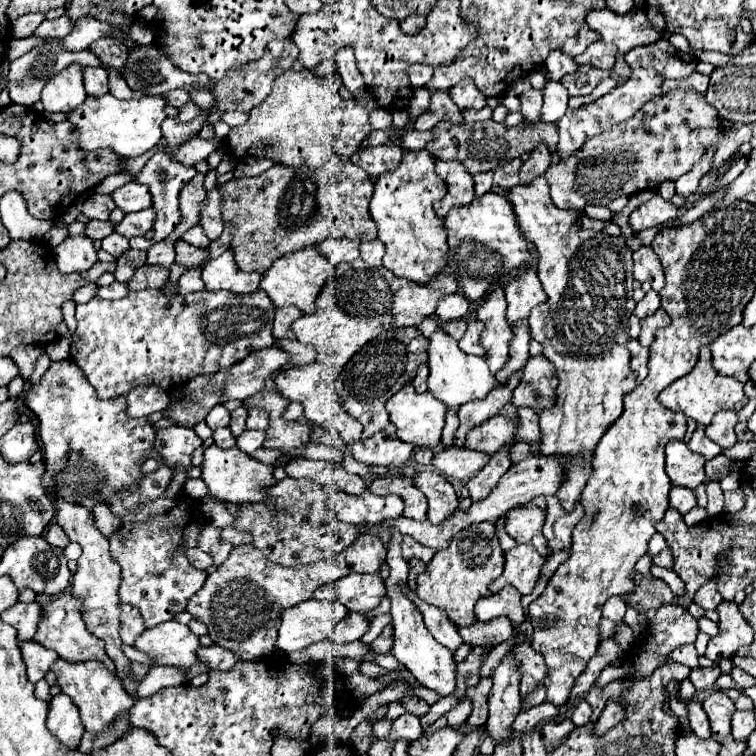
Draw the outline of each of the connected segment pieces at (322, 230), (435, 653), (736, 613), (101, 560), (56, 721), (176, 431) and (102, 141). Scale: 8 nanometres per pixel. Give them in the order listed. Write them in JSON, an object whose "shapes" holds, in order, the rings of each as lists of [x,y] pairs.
{"shapes":[[[[332,155],[332,159],[316,171],[312,171],[308,167],[292,169],[292,167],[284,167],[284,165],[274,165],[256,177],[232,179],[224,185],[218,185],[218,189],[222,195],[222,209],[220,209],[222,221],[224,221],[224,225],[226,223],[234,225],[230,249],[234,251],[236,265],[246,273],[258,271],[264,275],[270,269],[270,265],[274,263],[274,259],[284,257],[294,251],[300,251],[308,245],[318,245],[326,237],[348,237],[348,239],[360,239],[360,241],[376,239],[378,229],[368,211],[368,203],[372,199],[374,185],[366,171],[362,171],[360,167],[352,165],[350,161],[346,161],[344,157],[338,157],[338,155]]],[[[392,531],[388,557],[386,557],[386,563],[390,567],[390,577],[386,581],[386,589],[388,589],[388,597],[392,601],[390,613],[392,613],[392,625],[394,625],[392,655],[398,659],[398,663],[402,663],[416,677],[416,681],[422,687],[432,689],[438,695],[452,695],[456,689],[456,681],[454,681],[456,663],[452,659],[452,651],[448,651],[444,645],[436,643],[436,639],[432,639],[432,635],[428,635],[428,629],[424,627],[424,619],[420,619],[420,611],[416,611],[416,605],[412,605],[412,601],[406,599],[402,593],[402,587],[406,585],[406,579],[408,579],[410,565],[400,555],[400,539],[402,539],[402,535],[396,535],[396,531]]],[[[724,601],[716,611],[720,615],[720,633],[710,639],[705,656],[718,663],[732,657],[740,647],[750,645],[754,631],[734,601]]],[[[58,499],[58,525],[66,531],[68,539],[78,543],[82,547],[82,555],[78,557],[78,569],[72,577],[72,597],[82,599],[80,611],[82,611],[82,621],[86,623],[88,631],[102,639],[106,643],[106,653],[116,665],[116,675],[122,679],[130,695],[136,695],[138,683],[128,679],[126,675],[130,673],[130,661],[122,653],[122,643],[120,643],[120,611],[118,611],[118,587],[120,587],[120,567],[112,561],[110,551],[108,551],[108,539],[96,529],[94,519],[90,517],[86,507],[66,503],[64,499]]],[[[60,693],[50,701],[48,729],[64,747],[74,751],[78,749],[84,725],[80,723],[80,713],[76,711],[76,705],[68,695]]],[[[188,427],[160,429],[154,449],[162,455],[162,461],[174,469],[174,463],[182,463],[186,469],[192,463],[192,451],[202,445],[202,439]]],[[[108,93],[102,97],[88,97],[80,107],[68,113],[68,121],[78,129],[80,149],[94,151],[100,147],[108,147],[120,157],[138,157],[158,143],[160,123],[166,119],[164,105],[166,101],[162,97],[120,101]]]]}

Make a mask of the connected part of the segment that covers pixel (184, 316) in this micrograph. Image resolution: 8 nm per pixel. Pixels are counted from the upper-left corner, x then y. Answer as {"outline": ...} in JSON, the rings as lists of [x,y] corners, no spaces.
{"outline":[[[158,289],[130,291],[124,299],[92,299],[84,305],[76,305],[76,343],[70,349],[70,359],[80,365],[88,383],[104,399],[126,395],[136,385],[156,385],[170,393],[194,379],[196,375],[212,375],[220,369],[248,357],[252,351],[272,347],[272,315],[276,307],[264,291],[236,295],[228,291],[198,291],[186,297],[166,297]]]}

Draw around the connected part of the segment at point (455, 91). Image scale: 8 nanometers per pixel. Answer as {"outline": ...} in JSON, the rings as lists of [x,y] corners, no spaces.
{"outline":[[[464,79],[464,83],[458,83],[456,87],[452,87],[452,91],[448,91],[448,95],[462,111],[464,109],[482,109],[486,105],[484,95],[480,95],[480,91],[476,91],[476,87],[472,87],[470,79]]]}

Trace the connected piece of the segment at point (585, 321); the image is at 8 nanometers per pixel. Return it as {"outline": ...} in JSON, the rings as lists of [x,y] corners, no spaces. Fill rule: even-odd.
{"outline":[[[544,177],[536,179],[532,187],[516,185],[508,197],[514,205],[524,237],[538,253],[538,277],[548,295],[548,301],[534,307],[528,317],[532,339],[542,343],[542,355],[554,365],[558,377],[554,407],[536,411],[542,429],[538,455],[570,455],[572,461],[566,461],[564,479],[560,491],[556,491],[562,507],[570,513],[574,511],[574,505],[592,471],[592,453],[598,441],[602,439],[604,431],[622,415],[622,397],[636,387],[636,373],[630,369],[630,355],[626,349],[630,337],[628,317],[636,307],[636,301],[632,299],[632,251],[626,247],[624,237],[612,237],[606,231],[582,229],[580,211],[560,211],[550,199],[548,183]]]}

